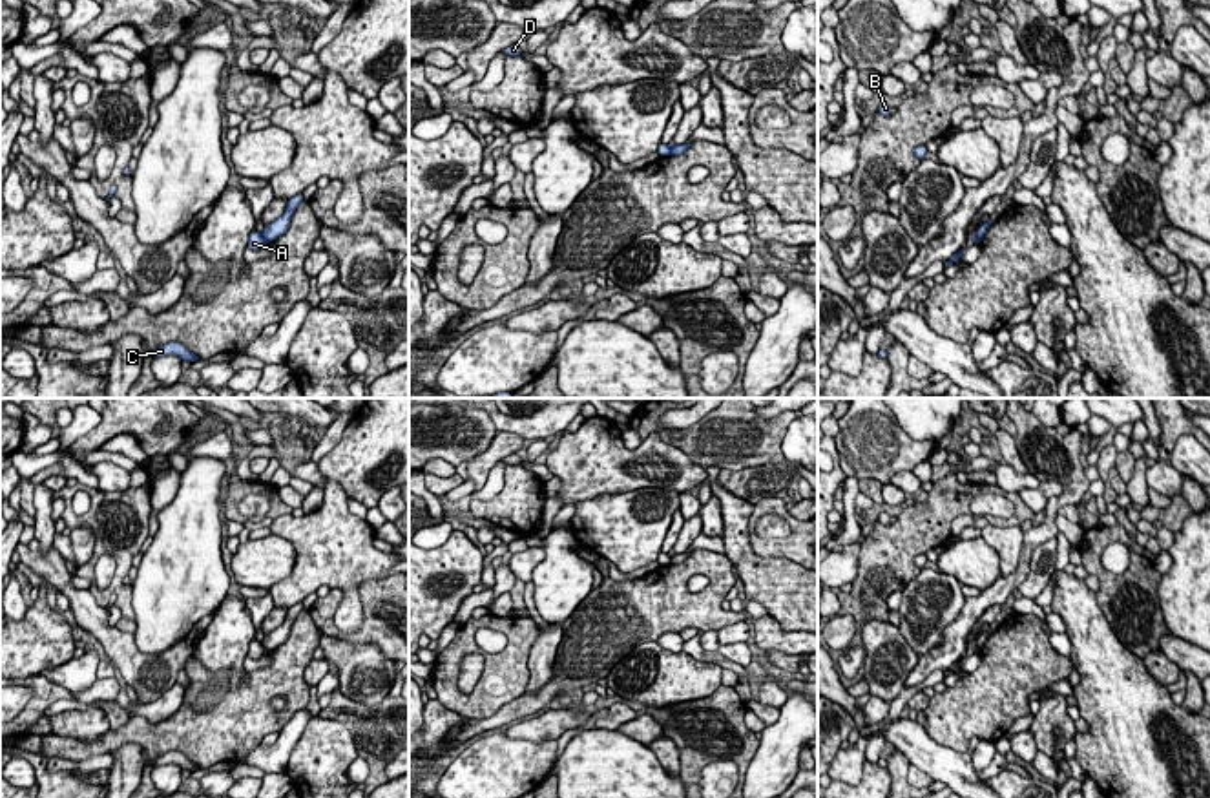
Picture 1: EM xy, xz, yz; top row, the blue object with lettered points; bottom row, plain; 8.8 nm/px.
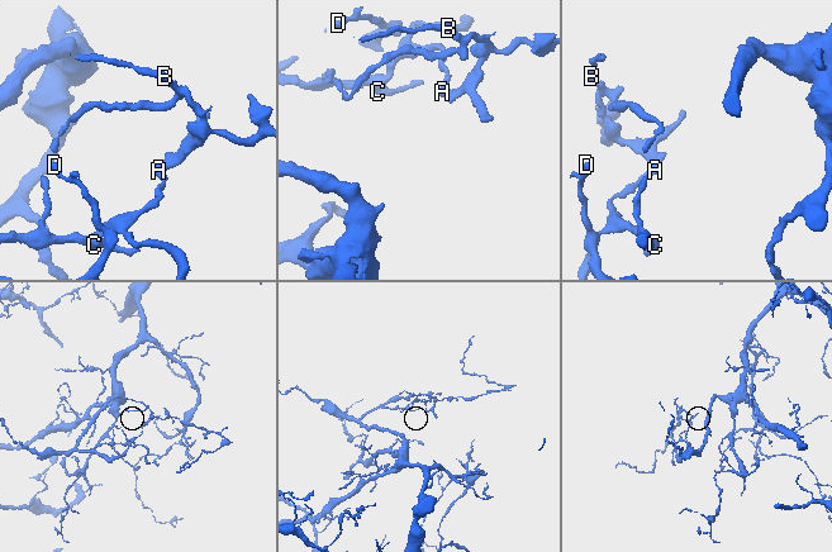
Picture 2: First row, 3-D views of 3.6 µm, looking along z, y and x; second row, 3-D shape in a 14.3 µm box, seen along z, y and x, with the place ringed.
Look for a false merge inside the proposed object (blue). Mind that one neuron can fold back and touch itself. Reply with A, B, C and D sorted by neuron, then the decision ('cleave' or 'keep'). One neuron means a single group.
A C D / B | cleave

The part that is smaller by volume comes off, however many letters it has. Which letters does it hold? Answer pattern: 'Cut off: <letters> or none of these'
Cut off: B

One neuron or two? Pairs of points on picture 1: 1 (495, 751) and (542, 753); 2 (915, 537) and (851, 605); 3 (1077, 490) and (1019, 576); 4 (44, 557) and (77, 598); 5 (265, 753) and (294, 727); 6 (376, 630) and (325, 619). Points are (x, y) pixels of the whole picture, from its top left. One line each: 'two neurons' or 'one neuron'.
1: one neuron
2: one neuron
3: one neuron
4: one neuron
5: one neuron
6: one neuron

